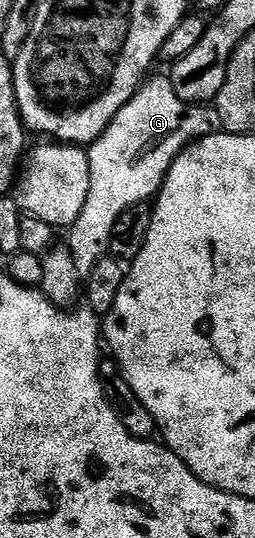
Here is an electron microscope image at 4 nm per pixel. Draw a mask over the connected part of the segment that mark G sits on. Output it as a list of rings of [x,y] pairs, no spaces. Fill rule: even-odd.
[[[167,76],[145,80],[140,90],[118,111],[104,134],[93,141],[88,149],[90,159],[90,195],[86,199],[86,207],[82,207],[82,215],[70,227],[72,241],[70,248],[80,263],[81,274],[87,275],[94,267],[97,259],[108,253],[110,235],[114,231],[114,223],[118,223],[118,215],[135,205],[151,202],[164,185],[166,175],[179,153],[187,149],[193,141],[201,137],[211,137],[221,132],[220,116],[211,104],[189,105],[174,91],[171,80]]]

